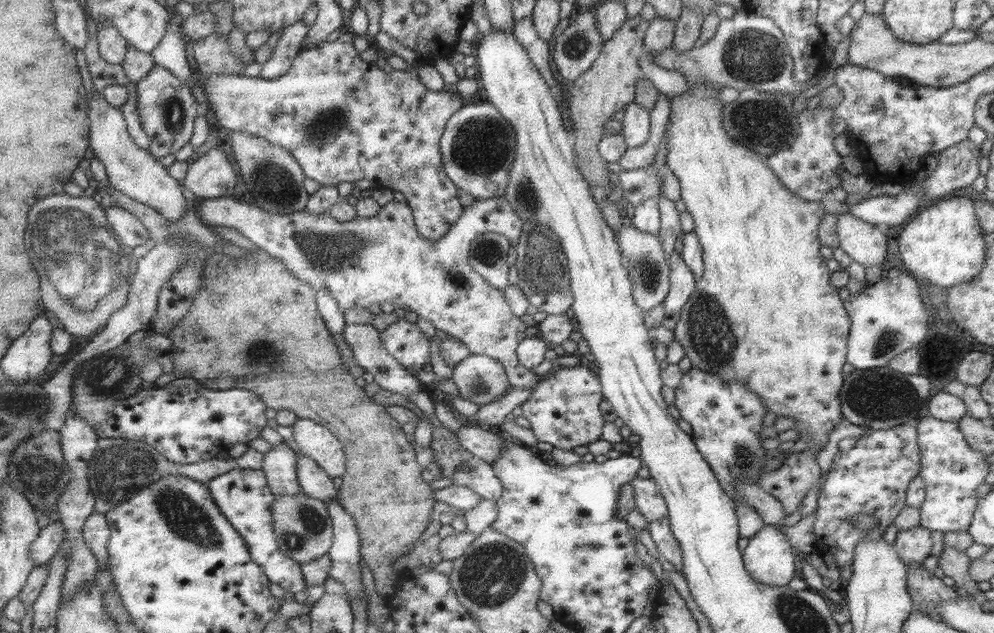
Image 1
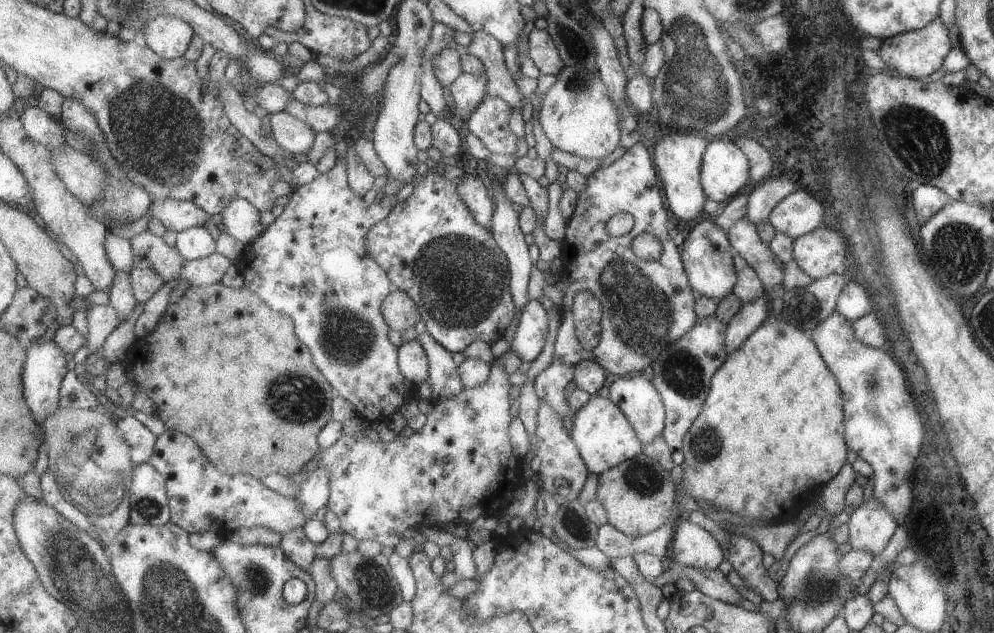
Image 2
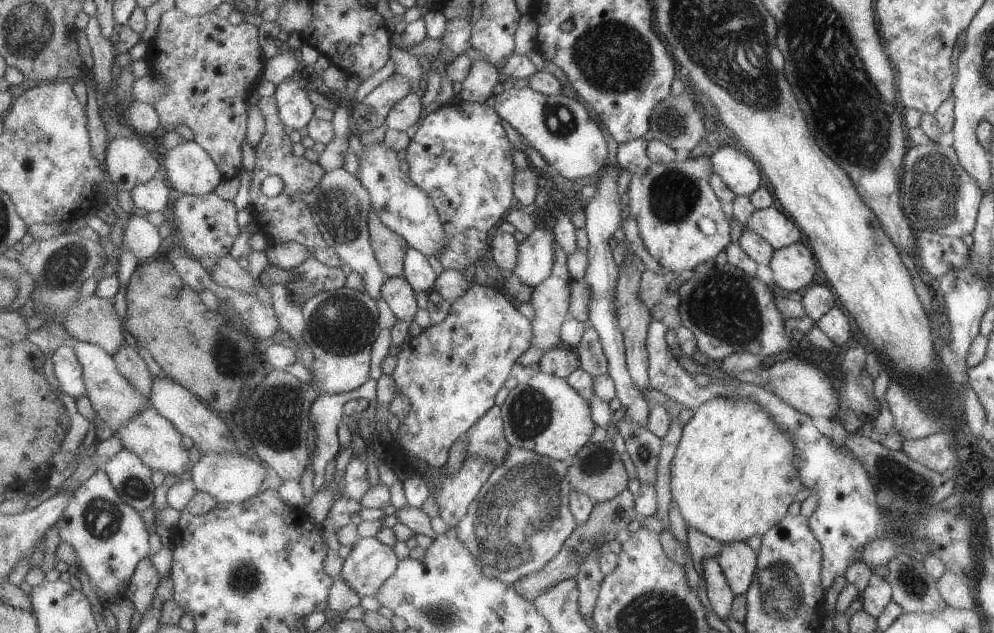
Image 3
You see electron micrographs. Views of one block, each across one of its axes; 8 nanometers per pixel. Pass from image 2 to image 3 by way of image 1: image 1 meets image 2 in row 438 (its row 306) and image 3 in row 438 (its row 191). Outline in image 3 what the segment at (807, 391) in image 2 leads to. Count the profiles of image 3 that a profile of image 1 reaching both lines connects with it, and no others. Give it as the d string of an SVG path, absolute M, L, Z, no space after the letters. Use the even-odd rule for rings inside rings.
M717 396L717 398L712 398L694 409L687 424L682 426L682 433L677 448L675 448L675 454L671 458L671 464L669 464L669 470L671 470L671 502L675 502L677 510L679 510L688 526L697 528L699 532L705 533L709 538L715 539L717 542L745 541L752 536L761 536L769 530L770 526L777 524L781 518L788 514L787 507L793 502L793 496L797 491L804 488L793 462L795 462L795 454L793 454L793 442L791 442L789 434L785 434L785 430L779 430L775 426L775 422L769 418L769 414L757 402L747 400L747 398L737 400L737 398Z

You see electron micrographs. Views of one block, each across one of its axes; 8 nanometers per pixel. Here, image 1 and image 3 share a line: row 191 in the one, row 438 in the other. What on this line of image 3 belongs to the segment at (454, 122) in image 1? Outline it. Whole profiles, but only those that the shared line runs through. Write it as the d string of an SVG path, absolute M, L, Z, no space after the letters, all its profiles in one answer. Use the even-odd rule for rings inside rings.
M495 405L468 433L465 433L467 455L477 454L481 458L489 458L497 466L503 464L512 448L507 442L504 426L502 406Z

